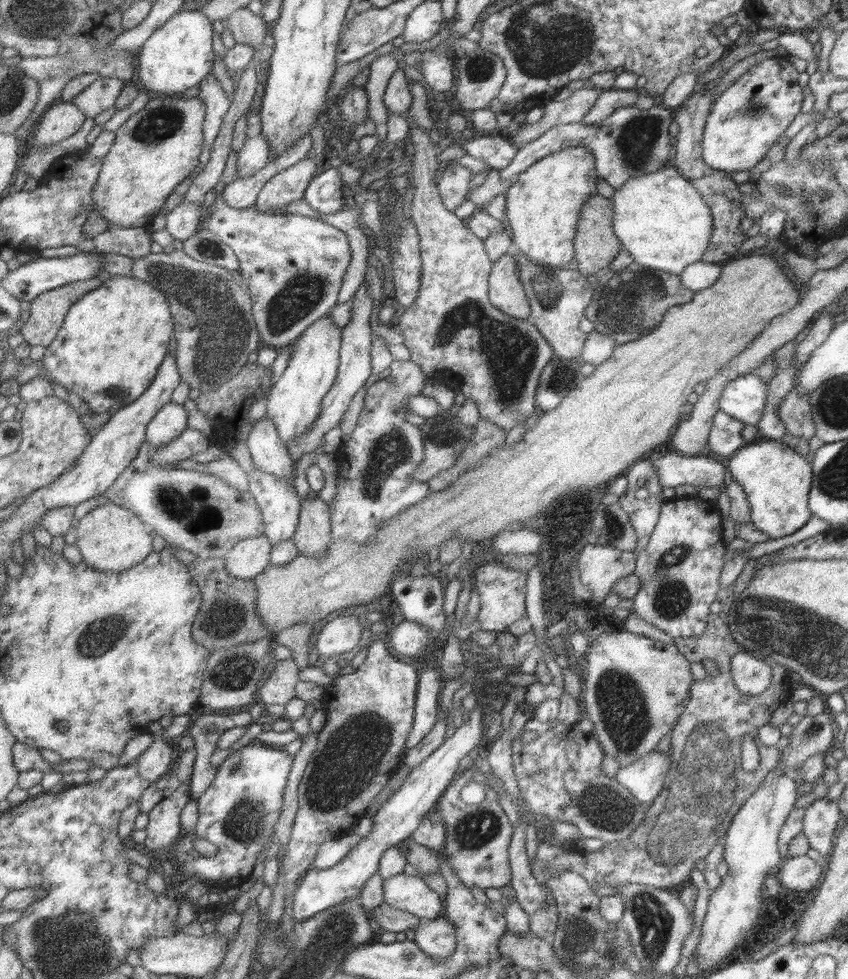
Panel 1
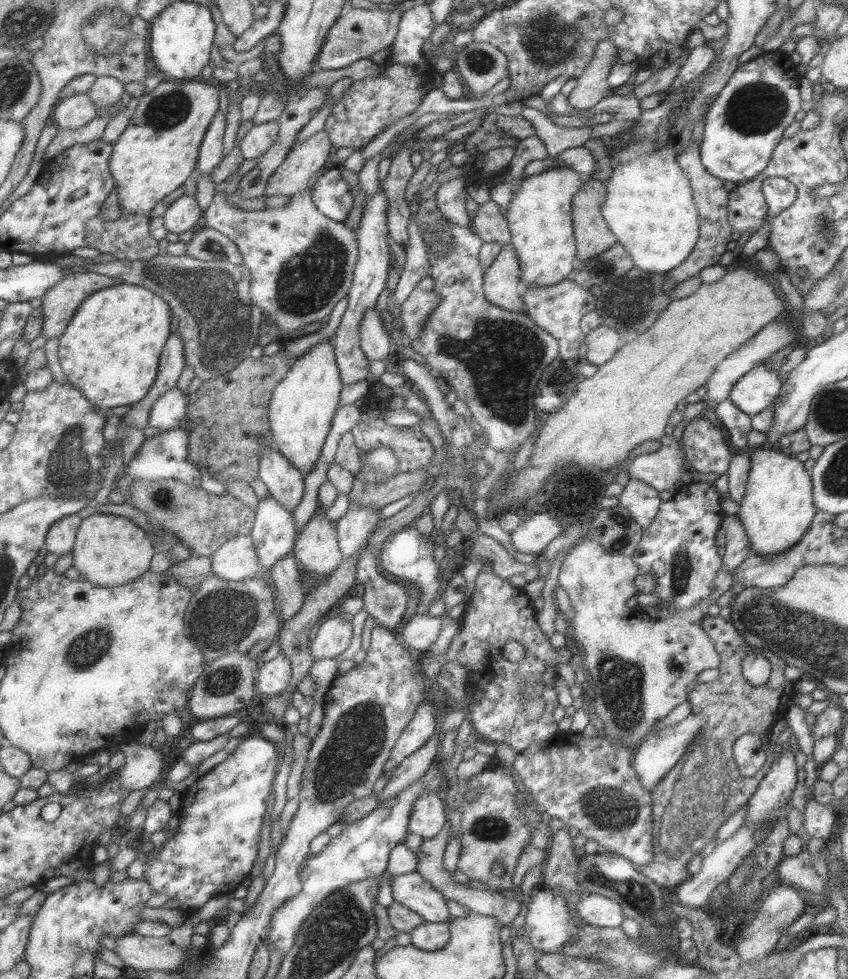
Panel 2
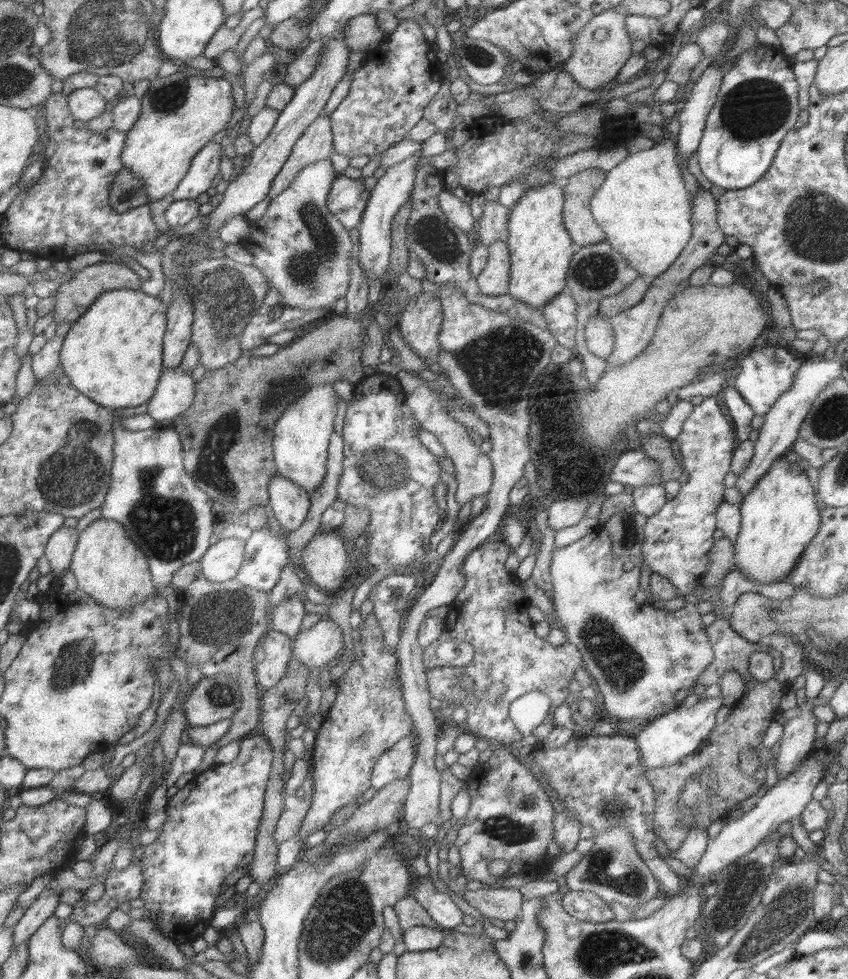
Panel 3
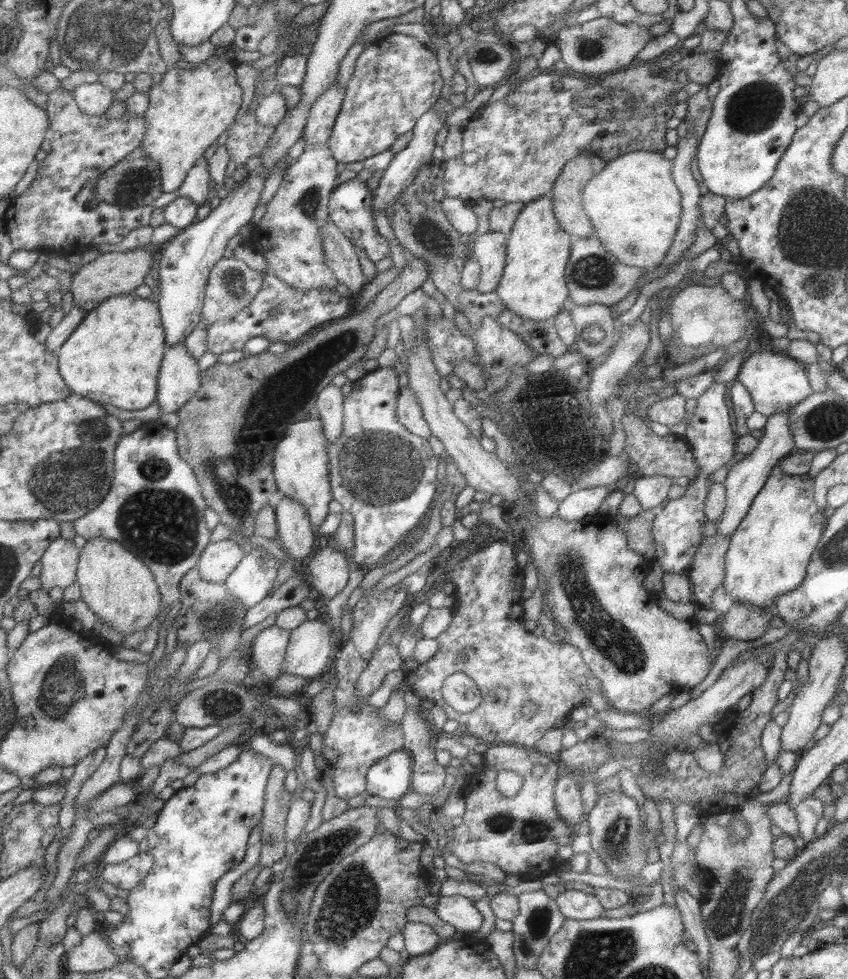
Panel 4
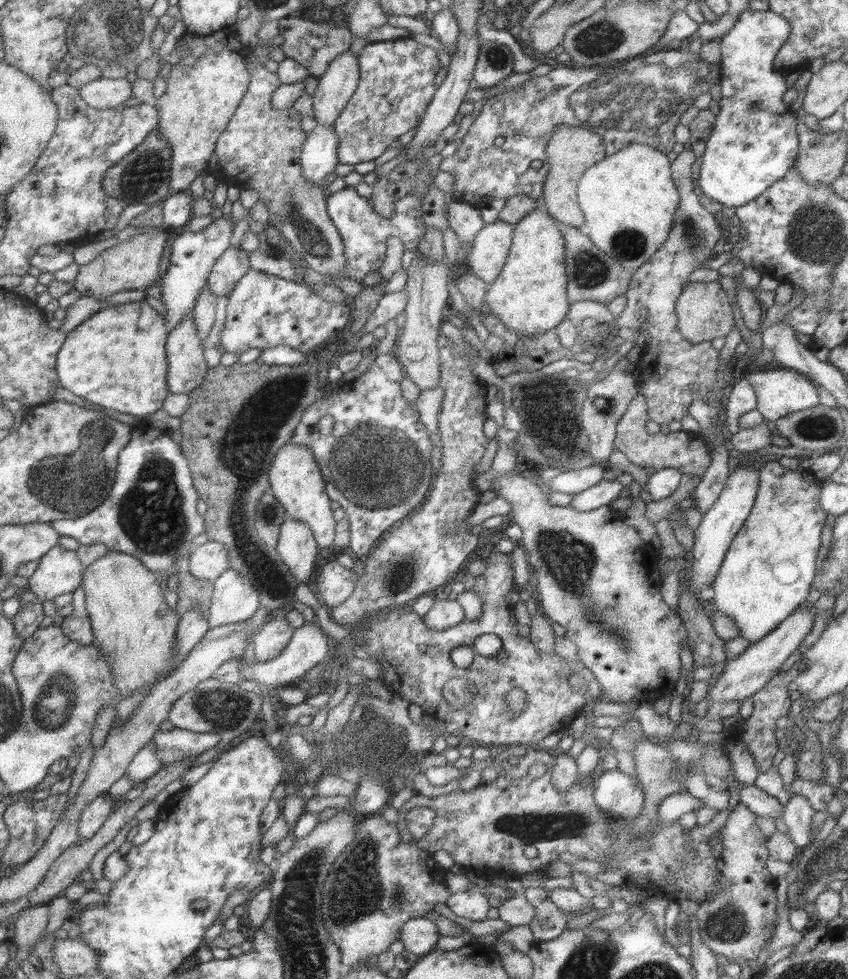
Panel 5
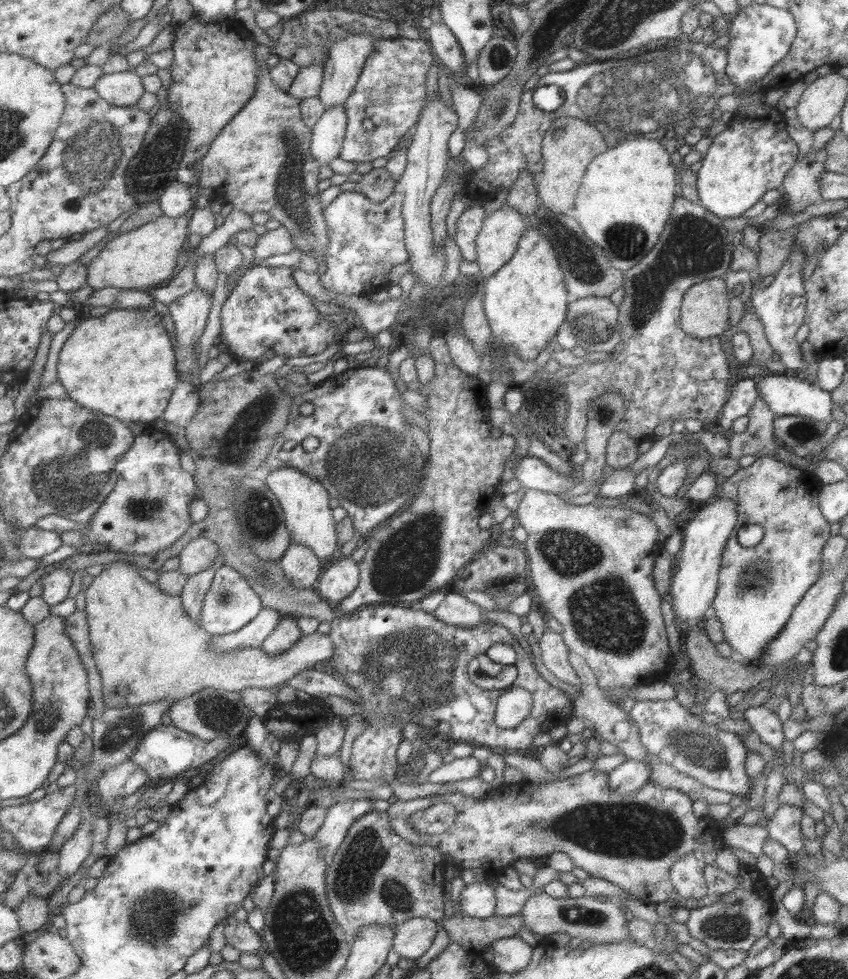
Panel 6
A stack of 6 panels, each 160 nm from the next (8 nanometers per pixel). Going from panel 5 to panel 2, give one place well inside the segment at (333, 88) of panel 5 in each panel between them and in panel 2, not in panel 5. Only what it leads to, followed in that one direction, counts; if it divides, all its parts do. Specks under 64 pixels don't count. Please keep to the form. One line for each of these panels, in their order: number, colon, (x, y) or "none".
2: (298, 169)
3: (315, 143)
4: (318, 128)

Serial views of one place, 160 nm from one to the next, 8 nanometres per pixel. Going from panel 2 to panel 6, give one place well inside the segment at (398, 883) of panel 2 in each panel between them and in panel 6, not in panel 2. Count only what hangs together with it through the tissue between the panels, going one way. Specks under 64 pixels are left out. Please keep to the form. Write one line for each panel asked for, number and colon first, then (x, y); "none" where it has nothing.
3: (441, 909)
4: (459, 912)
5: (471, 904)
6: (477, 900)

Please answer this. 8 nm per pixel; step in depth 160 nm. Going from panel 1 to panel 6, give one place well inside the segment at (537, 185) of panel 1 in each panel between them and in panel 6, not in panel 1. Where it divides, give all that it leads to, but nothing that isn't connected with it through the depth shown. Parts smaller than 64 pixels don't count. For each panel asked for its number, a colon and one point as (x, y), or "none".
2: (539, 217)
3: (540, 250)
4: (532, 285)
5: (528, 295)
6: (524, 302)

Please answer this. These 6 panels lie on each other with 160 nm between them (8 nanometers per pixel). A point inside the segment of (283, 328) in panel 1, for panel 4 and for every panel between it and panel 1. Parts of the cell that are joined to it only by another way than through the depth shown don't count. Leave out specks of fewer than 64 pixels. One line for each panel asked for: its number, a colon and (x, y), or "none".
2: (301, 262)
3: (304, 251)
4: (289, 235)

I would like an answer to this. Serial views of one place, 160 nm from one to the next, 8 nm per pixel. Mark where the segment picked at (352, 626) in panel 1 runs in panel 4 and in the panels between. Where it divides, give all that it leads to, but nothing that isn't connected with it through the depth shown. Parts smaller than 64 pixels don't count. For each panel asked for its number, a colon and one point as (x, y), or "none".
2: (329, 639)
3: (315, 645)
4: (309, 650)

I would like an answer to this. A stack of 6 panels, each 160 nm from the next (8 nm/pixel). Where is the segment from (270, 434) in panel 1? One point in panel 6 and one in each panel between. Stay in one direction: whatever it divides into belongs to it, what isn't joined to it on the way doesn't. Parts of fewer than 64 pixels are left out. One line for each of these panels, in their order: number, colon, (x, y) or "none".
2: (286, 484)
3: (290, 503)
4: (295, 534)
5: (297, 546)
6: (300, 563)

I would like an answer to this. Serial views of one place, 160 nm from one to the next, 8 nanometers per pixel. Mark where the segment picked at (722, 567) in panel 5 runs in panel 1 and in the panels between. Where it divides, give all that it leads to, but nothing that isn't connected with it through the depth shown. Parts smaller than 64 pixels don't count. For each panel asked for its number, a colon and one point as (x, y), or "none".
1: (776, 480)
2: (776, 509)
3: (778, 516)
4: (767, 555)

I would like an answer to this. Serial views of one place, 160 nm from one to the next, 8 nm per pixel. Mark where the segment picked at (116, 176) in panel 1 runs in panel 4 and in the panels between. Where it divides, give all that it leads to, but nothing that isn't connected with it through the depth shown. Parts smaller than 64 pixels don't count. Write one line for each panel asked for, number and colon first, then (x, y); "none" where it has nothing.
2: (155, 156)
3: (181, 113)
4: (189, 109)

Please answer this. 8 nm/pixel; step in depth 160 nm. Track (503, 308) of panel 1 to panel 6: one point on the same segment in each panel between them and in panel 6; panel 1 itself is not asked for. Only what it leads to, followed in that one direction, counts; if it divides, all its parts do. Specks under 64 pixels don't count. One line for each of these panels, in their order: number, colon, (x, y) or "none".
2: (501, 278)
3: (493, 280)
4: (489, 248)
5: (486, 257)
6: (496, 241)

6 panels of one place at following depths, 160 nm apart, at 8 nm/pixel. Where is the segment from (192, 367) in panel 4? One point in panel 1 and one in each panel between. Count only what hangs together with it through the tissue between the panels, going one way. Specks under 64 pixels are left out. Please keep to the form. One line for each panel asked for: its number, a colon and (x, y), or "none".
1: (168, 425)
2: (170, 410)
3: (176, 393)

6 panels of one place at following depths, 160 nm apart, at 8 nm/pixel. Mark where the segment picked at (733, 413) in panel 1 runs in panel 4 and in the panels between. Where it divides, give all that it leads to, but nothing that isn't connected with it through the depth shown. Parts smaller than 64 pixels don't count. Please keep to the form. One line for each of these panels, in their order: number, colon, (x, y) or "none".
2: (757, 388)
3: (760, 378)
4: (775, 382)

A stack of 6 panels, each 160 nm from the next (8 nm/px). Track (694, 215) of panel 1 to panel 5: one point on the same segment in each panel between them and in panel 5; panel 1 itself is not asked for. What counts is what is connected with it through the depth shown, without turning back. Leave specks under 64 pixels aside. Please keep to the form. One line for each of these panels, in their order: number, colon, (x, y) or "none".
2: (649, 207)
3: (642, 206)
4: (633, 204)
5: (627, 199)

